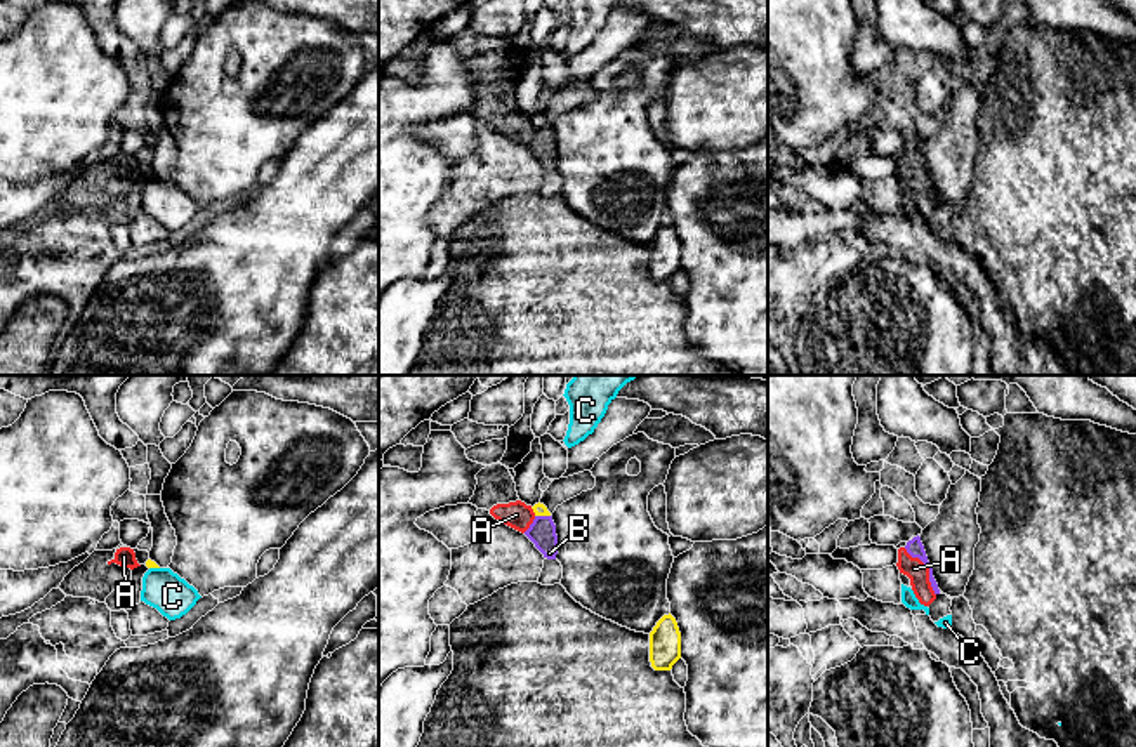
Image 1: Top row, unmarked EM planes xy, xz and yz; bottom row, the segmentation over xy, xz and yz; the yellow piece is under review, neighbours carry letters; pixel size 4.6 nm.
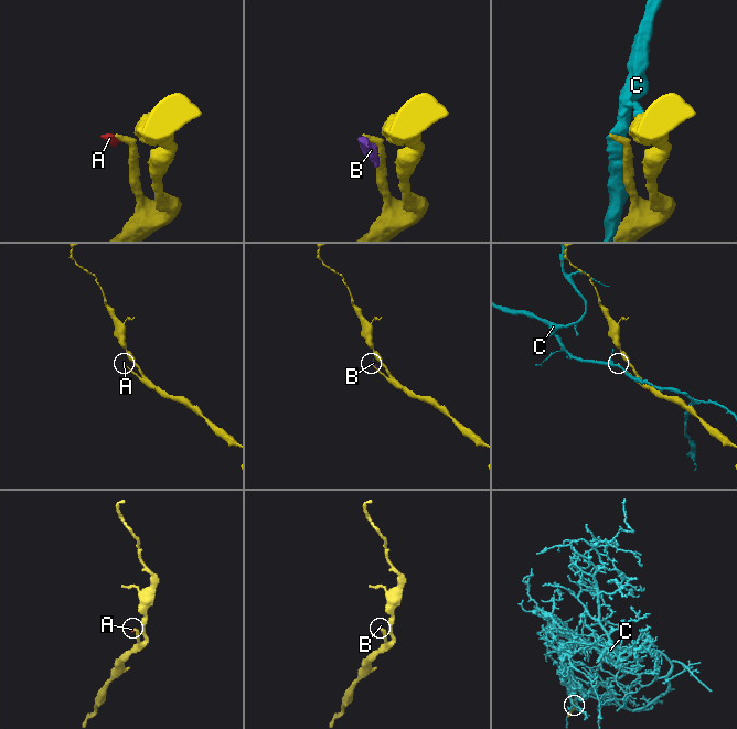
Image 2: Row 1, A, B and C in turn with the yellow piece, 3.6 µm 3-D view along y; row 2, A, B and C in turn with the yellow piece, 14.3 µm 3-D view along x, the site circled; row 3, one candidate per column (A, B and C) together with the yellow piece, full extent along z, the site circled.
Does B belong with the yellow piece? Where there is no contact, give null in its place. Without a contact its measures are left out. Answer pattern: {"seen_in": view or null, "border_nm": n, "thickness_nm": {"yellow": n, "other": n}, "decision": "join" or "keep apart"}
{"seen_in": "xz", "border_nm": 70, "thickness_nm": {"yellow": 60, "other": 130}, "decision": "keep apart"}

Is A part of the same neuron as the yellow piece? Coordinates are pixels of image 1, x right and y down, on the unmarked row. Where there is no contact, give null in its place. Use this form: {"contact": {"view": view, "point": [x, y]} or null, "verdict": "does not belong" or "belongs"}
{"contact": {"view": "xz", "point": [534, 122]}, "verdict": "does not belong"}

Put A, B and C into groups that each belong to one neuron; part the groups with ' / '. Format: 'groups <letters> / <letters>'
groups A B / C

